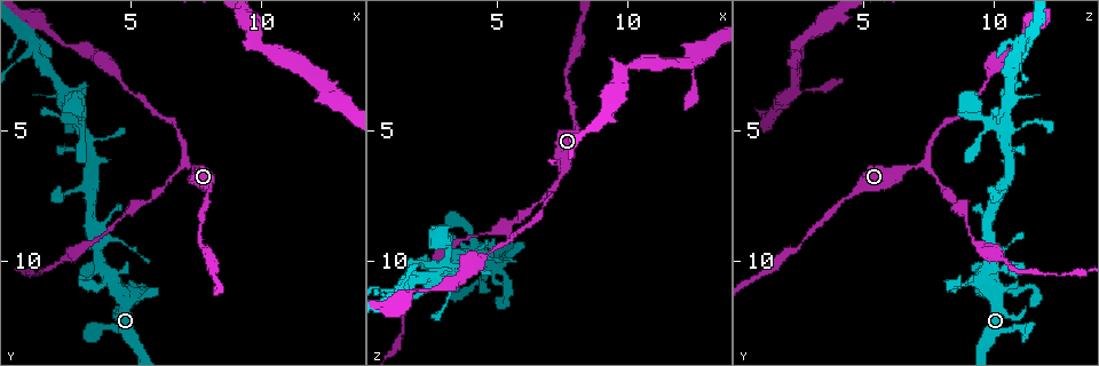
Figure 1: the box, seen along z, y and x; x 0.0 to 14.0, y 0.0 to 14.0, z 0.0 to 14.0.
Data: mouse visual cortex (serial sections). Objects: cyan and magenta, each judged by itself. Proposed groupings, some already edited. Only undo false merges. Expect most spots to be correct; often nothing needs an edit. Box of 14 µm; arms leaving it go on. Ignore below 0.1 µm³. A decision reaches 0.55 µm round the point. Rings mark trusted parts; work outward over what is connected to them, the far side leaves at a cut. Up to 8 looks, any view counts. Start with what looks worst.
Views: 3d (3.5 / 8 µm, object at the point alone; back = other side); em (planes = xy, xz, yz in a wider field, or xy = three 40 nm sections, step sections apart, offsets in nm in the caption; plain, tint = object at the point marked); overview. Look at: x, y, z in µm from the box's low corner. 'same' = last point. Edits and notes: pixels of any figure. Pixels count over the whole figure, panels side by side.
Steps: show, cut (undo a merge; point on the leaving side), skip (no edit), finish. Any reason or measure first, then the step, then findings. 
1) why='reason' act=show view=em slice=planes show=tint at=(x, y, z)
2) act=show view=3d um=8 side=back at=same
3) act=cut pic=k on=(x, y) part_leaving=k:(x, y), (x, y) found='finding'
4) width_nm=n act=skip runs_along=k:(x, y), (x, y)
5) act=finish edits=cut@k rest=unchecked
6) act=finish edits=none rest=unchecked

why='arms part here' act=show view=3d um=3.5 at=(7.1, 6.3, 7.3)

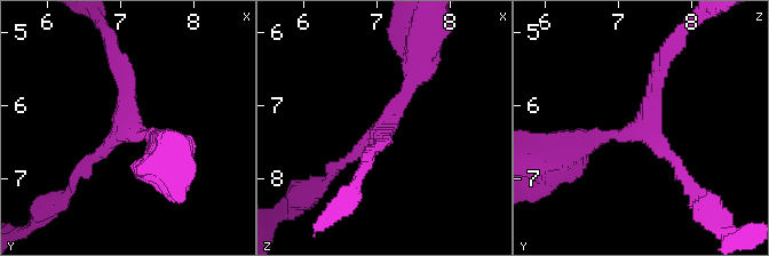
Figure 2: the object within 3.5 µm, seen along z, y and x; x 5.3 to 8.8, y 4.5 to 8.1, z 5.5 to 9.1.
arms=3 arm_widths_nm=150,200,250 act=show view=em slice=xy step=3 show=tint at=(7.05, 6.30, 7.35)

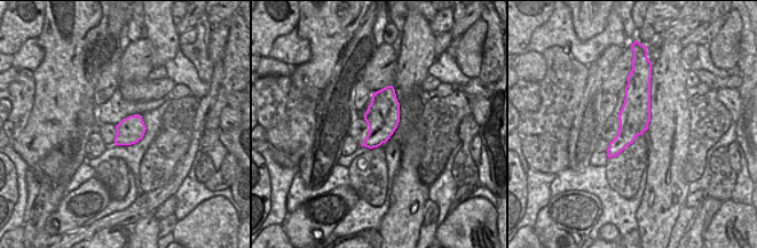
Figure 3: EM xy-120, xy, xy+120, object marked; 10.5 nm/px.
act=skip runs_along=3:(643, 80), (633, 121), (610, 153) found='one cell here'

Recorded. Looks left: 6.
why='calibre changes' act=show view=3d um=8 at=(4.7, 8.3, 9.0)

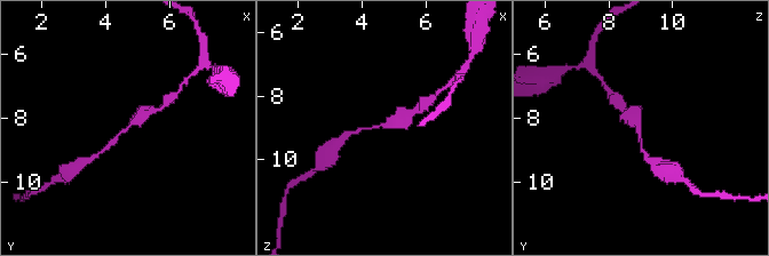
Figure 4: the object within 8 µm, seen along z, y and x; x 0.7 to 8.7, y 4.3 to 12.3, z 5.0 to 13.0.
why='zoom in' act=show view=3d um=3.5 at=(4.8, 8.3, 8.8)

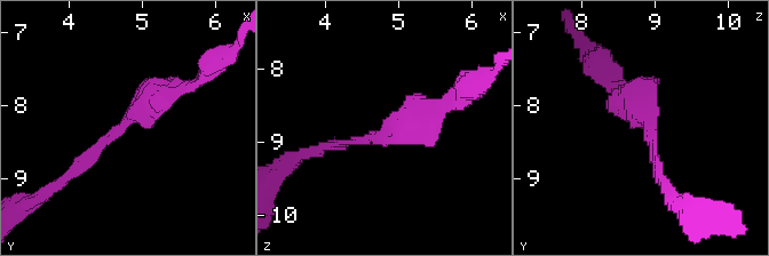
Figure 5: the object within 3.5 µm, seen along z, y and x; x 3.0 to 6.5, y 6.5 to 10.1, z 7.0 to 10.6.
arm_widths_nm=150,300 act=show view=em slice=xy step=3 show=tint at=(4.75, 8.30, 8.90)

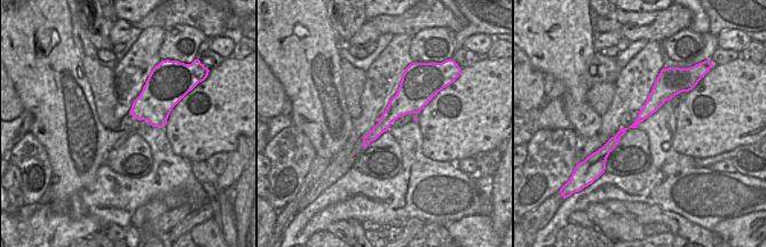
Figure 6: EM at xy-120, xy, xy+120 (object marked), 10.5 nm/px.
act=skip runs_along=5:(179, 87), (161, 92), (63, 178) found='all the same cell'

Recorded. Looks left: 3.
why='abrupt turn' act=show view=3d um=3.5 at=(3.2, 5.0, 10.4)

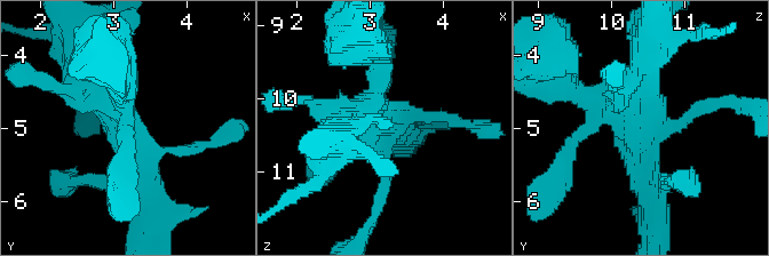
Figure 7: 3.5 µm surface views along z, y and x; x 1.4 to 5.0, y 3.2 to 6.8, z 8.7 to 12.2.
act=show view=em slice=xy step=2 show=tint at=same

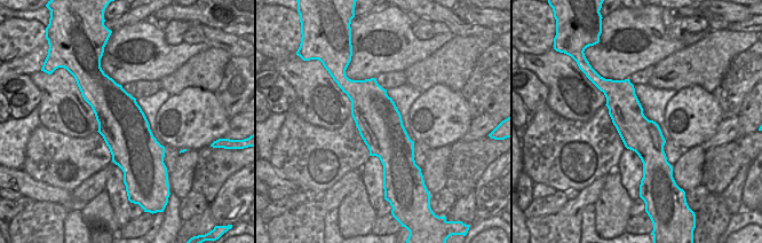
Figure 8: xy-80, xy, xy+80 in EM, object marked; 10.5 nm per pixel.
act=skip found='continuous, no second cell'

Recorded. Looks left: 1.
act=finish edits=none rest=unchecked

